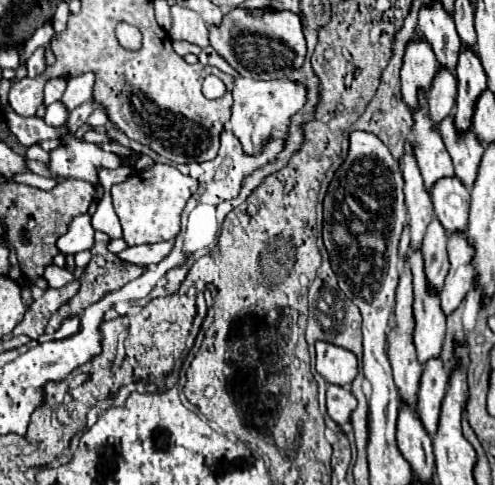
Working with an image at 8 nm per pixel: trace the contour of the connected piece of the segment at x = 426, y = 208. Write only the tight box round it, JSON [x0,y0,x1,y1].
[401,141,433,249]

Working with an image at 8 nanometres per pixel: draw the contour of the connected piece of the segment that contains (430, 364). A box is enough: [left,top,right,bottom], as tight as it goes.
[417,357,449,435]

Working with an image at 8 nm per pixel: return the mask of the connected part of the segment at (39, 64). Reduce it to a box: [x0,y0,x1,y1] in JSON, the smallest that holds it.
[27,47,45,79]

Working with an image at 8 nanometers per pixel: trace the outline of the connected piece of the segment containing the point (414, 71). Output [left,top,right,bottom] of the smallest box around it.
[401,37,435,109]

